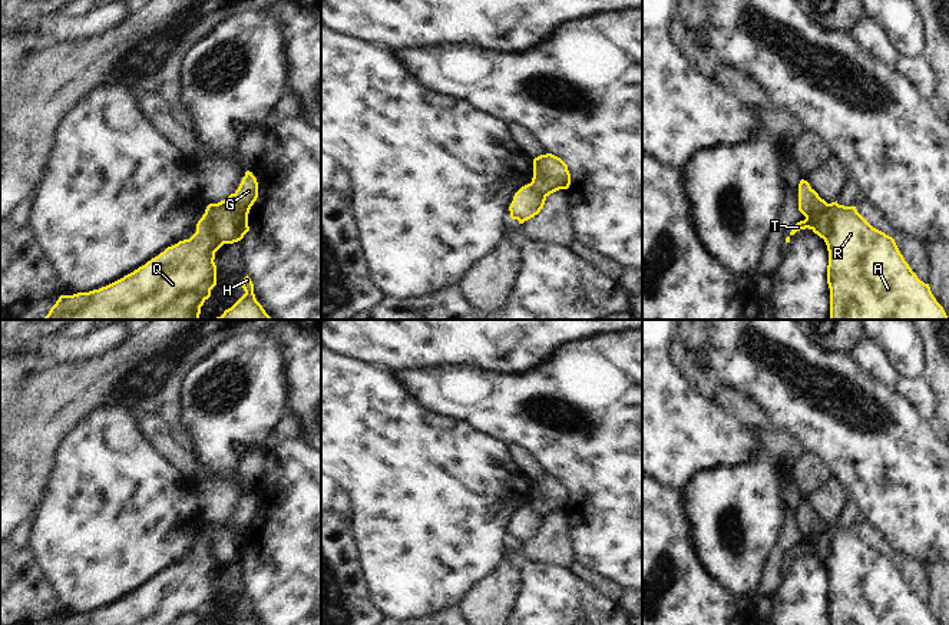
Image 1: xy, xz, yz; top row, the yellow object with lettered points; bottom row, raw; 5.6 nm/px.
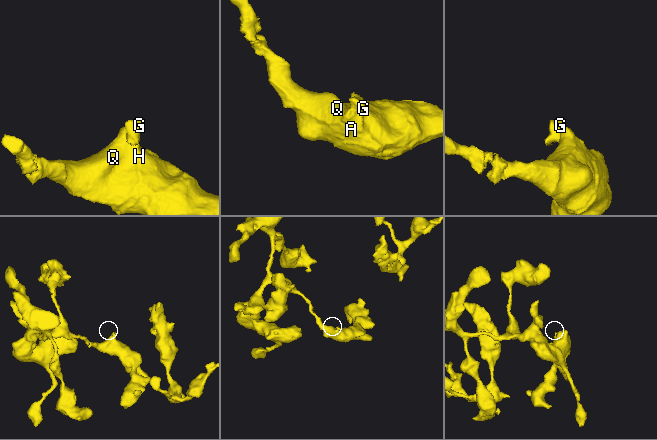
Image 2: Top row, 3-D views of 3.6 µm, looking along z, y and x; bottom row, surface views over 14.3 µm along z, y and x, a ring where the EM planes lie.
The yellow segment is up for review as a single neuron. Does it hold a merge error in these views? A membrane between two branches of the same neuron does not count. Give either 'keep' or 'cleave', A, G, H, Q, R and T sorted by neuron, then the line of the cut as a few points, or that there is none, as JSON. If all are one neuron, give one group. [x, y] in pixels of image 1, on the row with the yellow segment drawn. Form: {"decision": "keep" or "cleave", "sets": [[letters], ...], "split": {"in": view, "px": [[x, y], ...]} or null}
{"decision": "cleave", "sets": [["A", "H", "Q", "R"], ["G", "T"]], "split": {"in": "xy", "px": [[214, 204], [211, 231], [222, 244]]}}

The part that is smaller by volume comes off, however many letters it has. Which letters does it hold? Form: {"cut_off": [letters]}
{"cut_off": ["G", "T"]}

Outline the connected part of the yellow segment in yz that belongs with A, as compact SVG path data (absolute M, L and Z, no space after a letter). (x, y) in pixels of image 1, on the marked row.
M827 204L831 214L830 232L824 242L829 251L827 284L830 288L830 320L949 320L943 307L912 271L895 239L873 228L856 206Z

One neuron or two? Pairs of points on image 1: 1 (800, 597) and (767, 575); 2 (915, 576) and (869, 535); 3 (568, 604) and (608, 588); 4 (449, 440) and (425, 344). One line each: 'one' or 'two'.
1: two
2: one
3: two
4: two

